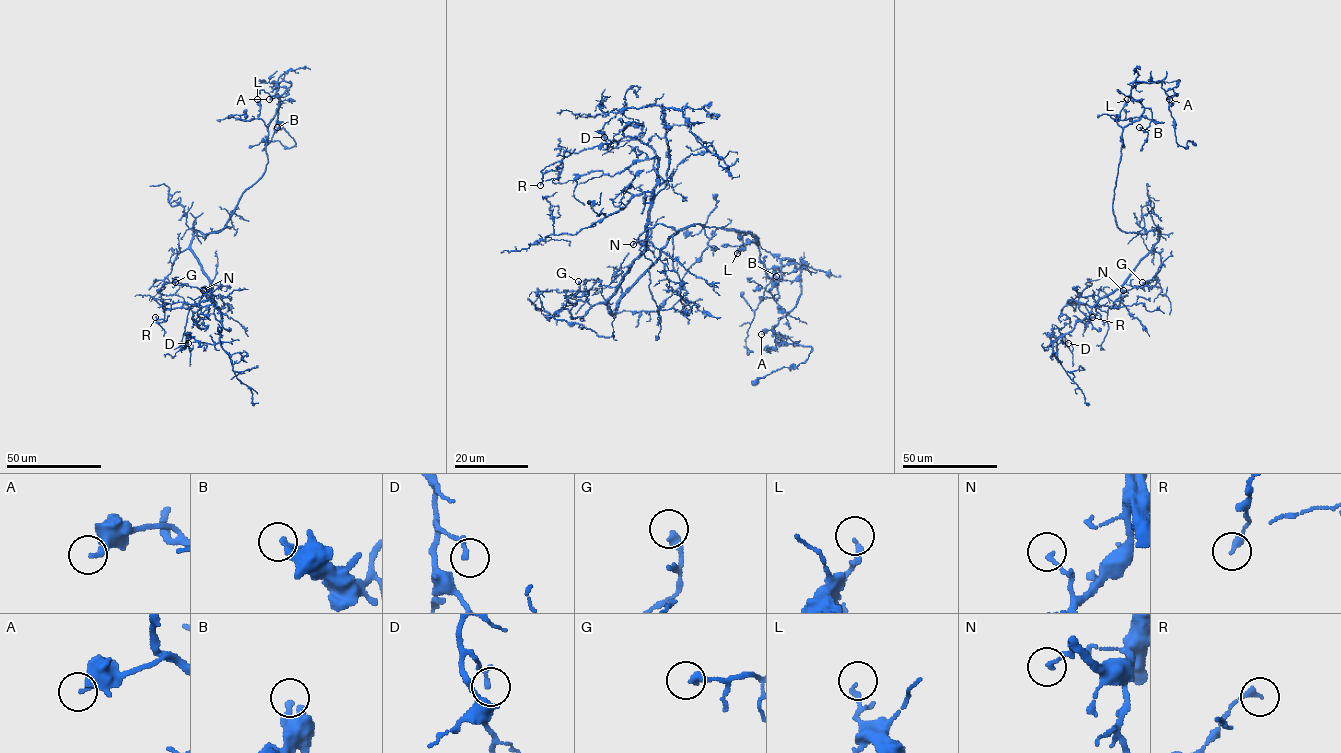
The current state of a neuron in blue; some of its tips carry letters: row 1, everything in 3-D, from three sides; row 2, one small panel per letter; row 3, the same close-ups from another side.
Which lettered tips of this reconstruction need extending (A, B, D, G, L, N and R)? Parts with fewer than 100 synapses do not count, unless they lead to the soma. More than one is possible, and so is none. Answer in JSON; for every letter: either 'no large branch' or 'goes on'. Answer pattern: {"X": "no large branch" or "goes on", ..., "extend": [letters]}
{"A": "no large branch", "B": "no large branch", "D": "no large branch", "G": "no large branch", "L": "no large branch", "N": "no large branch", "R": "no large branch", "extend": []}

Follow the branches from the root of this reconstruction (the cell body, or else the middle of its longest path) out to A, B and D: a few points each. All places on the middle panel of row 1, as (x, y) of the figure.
A: (686, 227), (754, 234), (775, 285), (781, 260), (804, 264), (797, 303), (761, 334)
B: (686, 227), (700, 224), (754, 234), (765, 272), (777, 288), (777, 301), (769, 290), (776, 276)
D: (686, 227), (615, 315), (608, 298), (643, 252), (670, 151), (658, 105), (622, 108), (604, 137)

